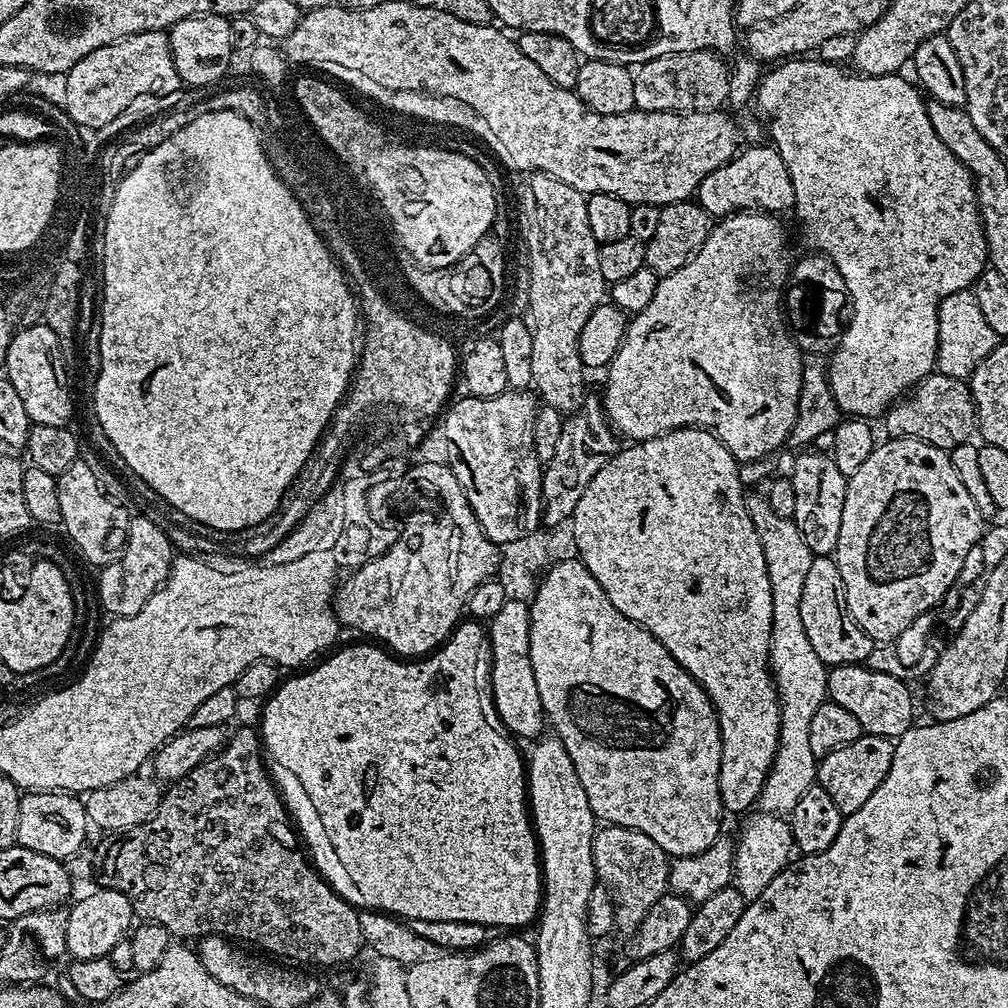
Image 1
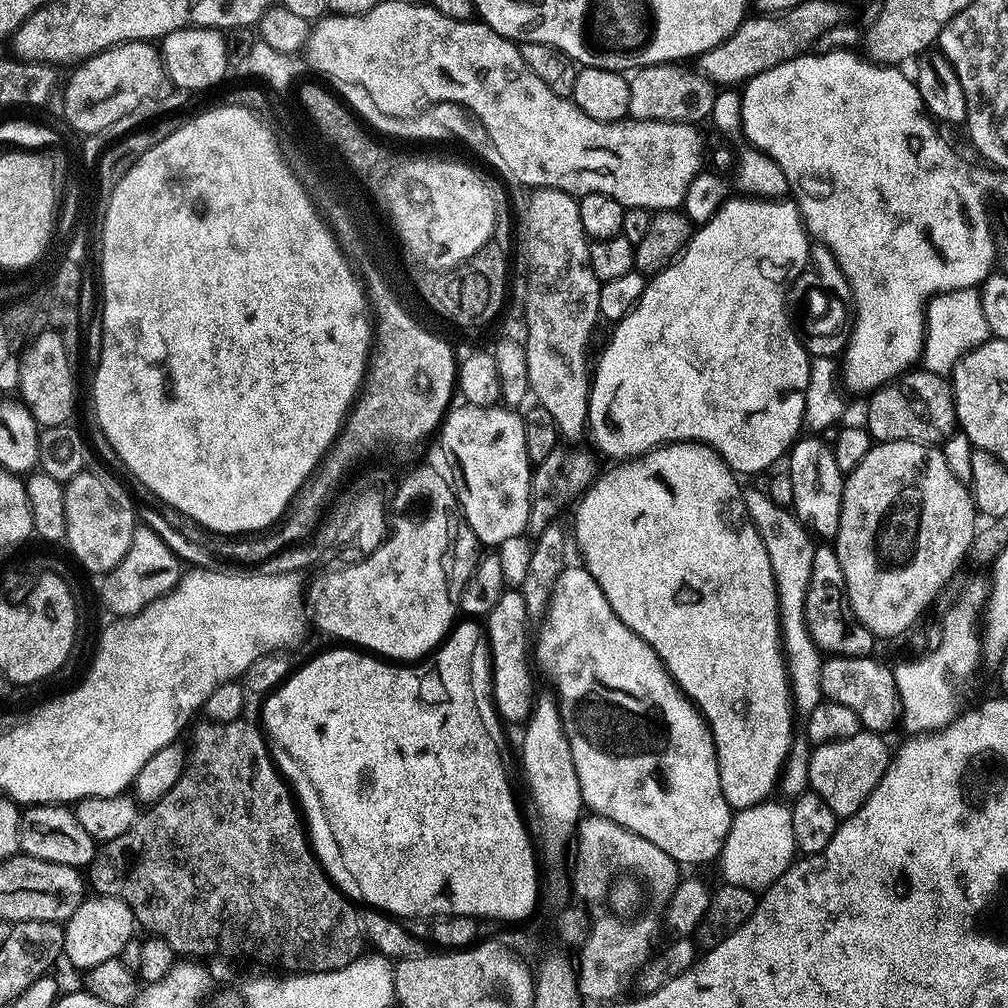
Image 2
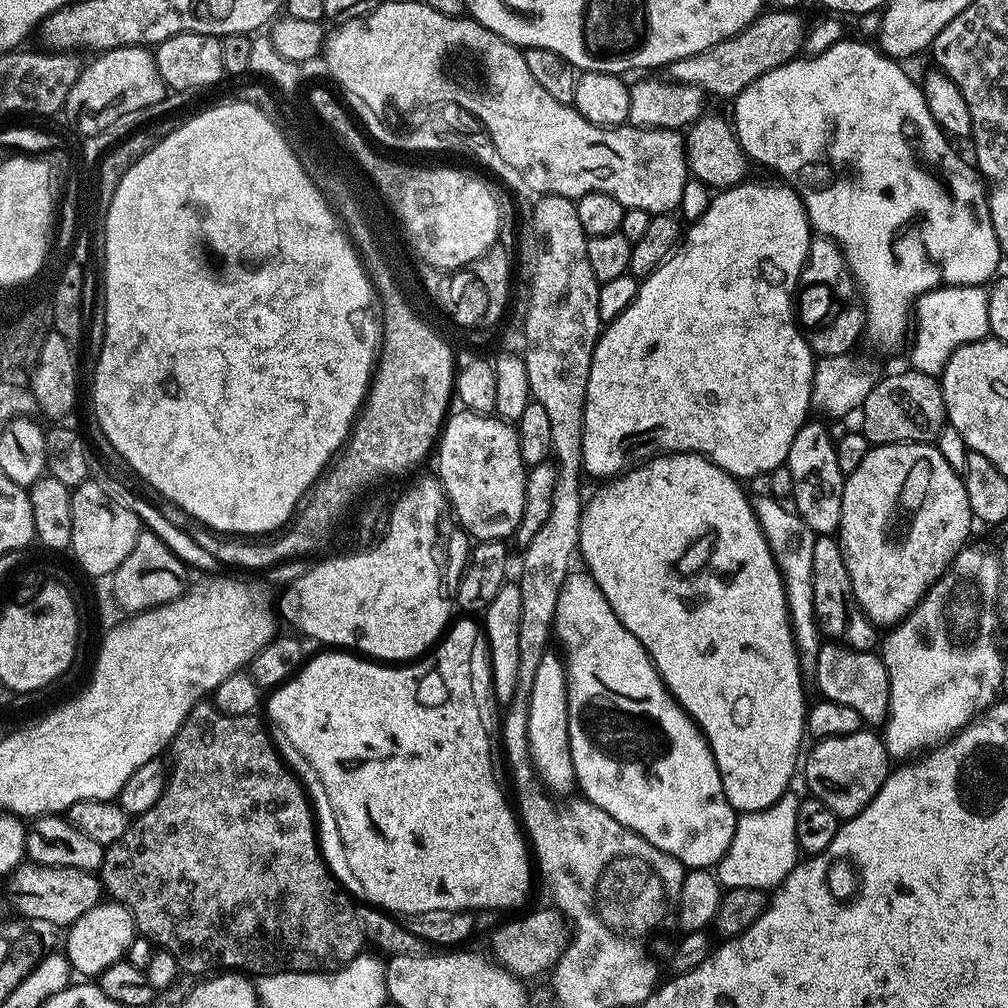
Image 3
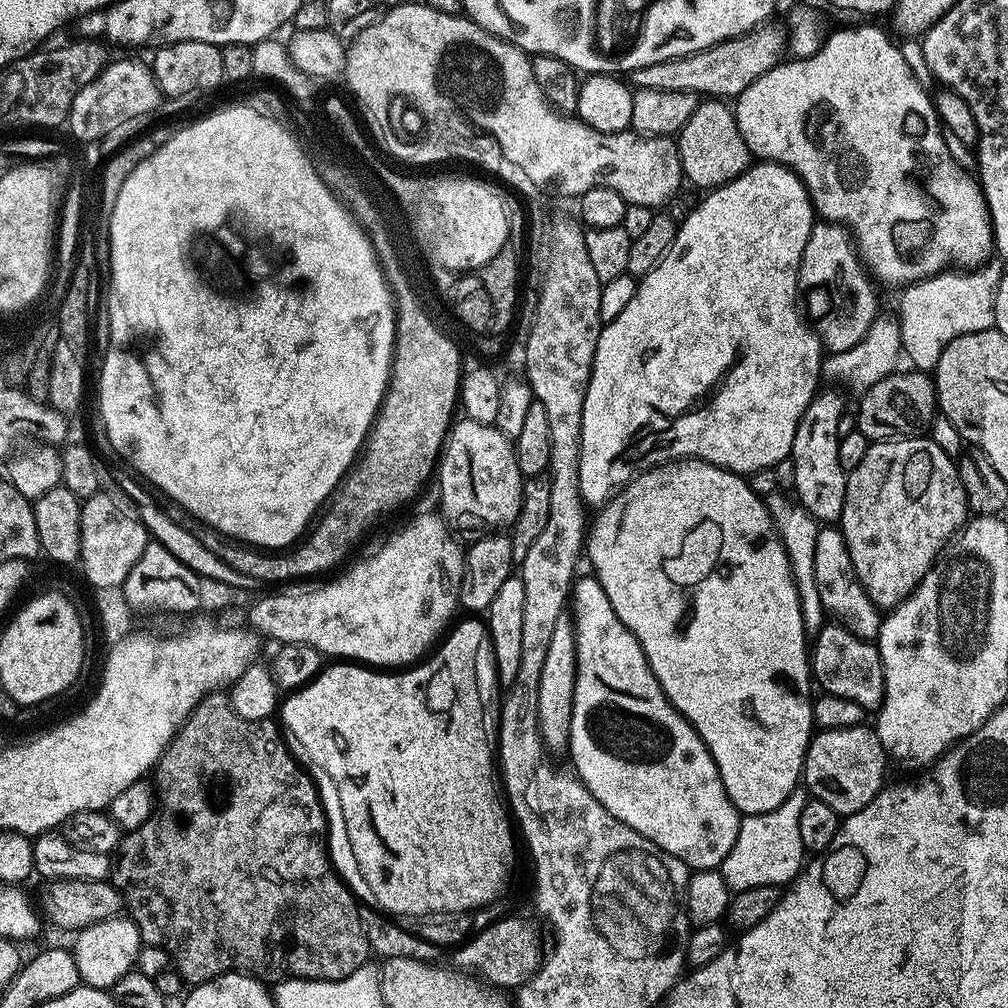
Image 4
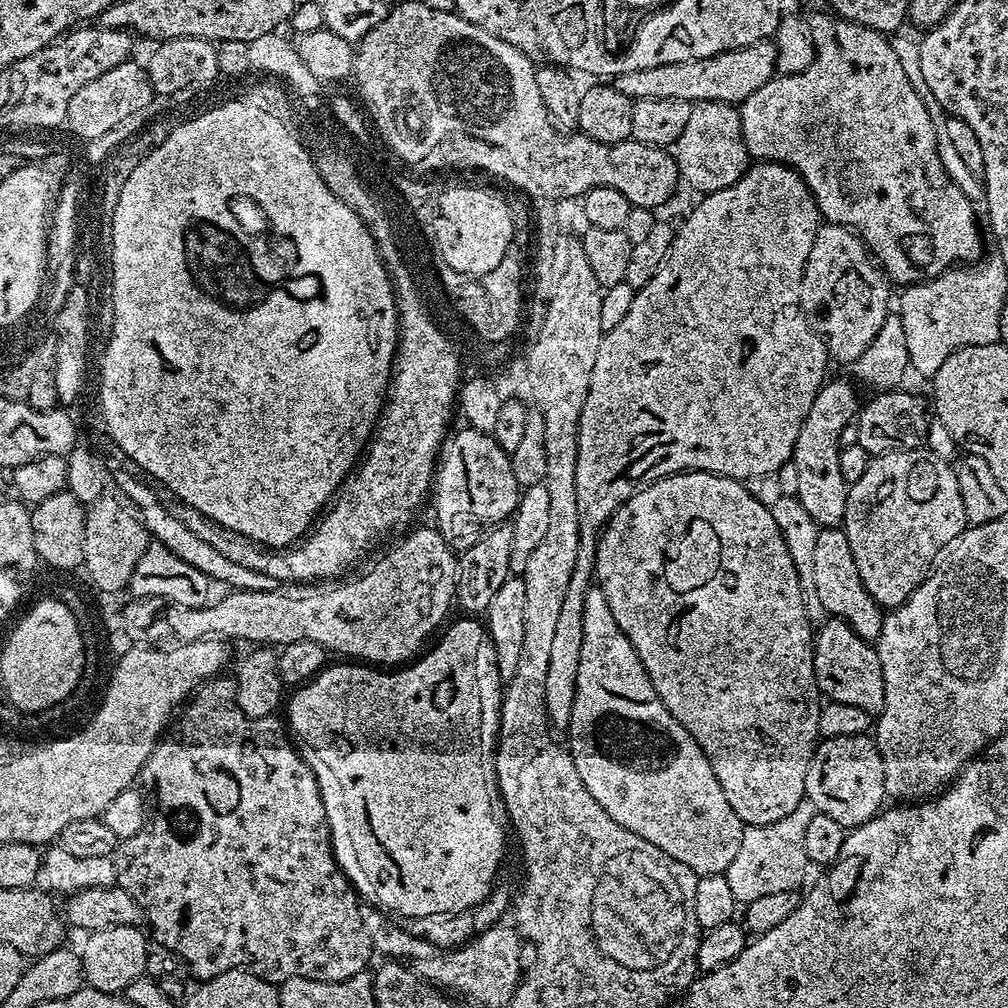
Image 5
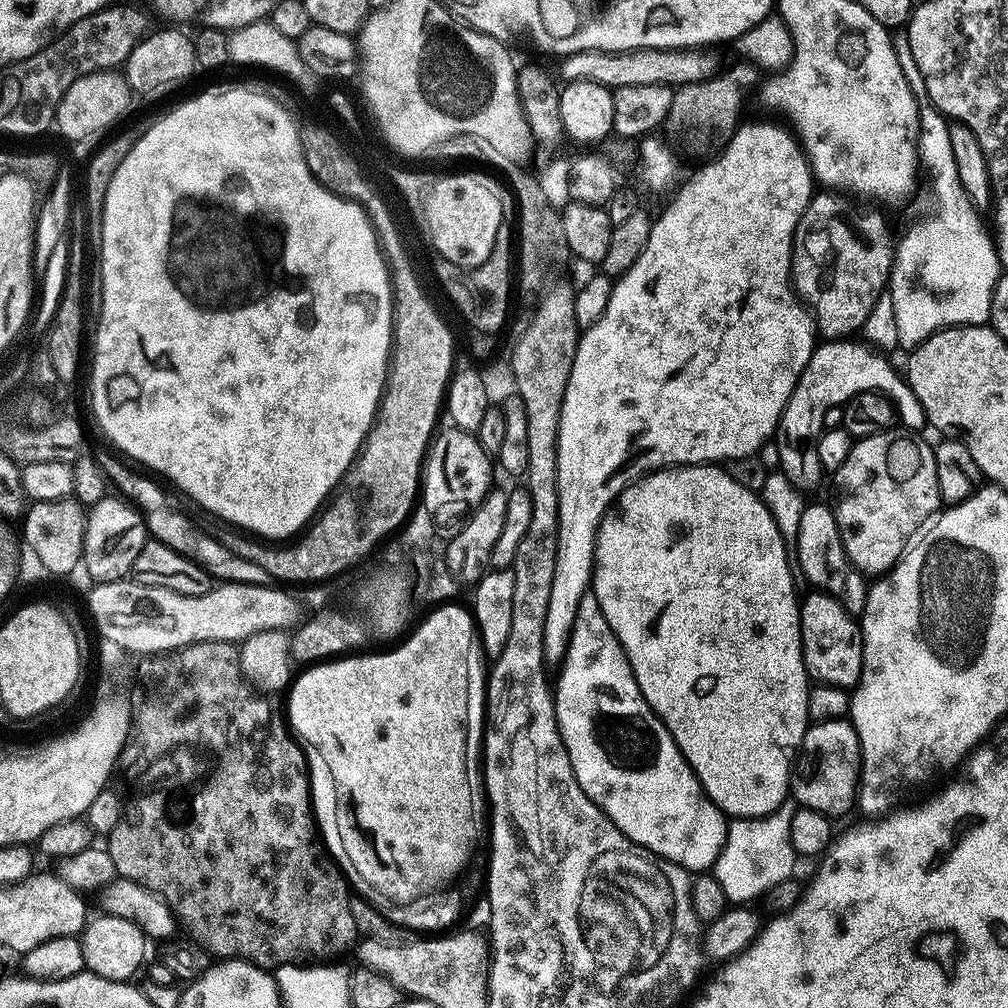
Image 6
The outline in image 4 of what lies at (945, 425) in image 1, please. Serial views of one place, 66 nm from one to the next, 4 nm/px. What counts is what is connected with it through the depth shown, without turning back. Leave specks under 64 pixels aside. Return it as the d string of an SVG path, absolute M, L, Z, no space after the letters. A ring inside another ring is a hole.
M903 370L892 373L867 389L856 413L856 428L871 443L897 439L920 438L931 431L938 412L935 381L923 371Z

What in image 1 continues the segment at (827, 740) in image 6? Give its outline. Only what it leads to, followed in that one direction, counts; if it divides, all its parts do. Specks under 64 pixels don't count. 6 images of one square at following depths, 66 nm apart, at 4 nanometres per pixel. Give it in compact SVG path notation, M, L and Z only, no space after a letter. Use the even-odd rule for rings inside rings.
M862 734L854 742L819 757L816 779L826 794L834 798L834 806L838 806L838 810L845 816L854 814L854 810L861 808L866 798L878 790L882 778L886 778L890 770L893 747L893 741L889 737Z

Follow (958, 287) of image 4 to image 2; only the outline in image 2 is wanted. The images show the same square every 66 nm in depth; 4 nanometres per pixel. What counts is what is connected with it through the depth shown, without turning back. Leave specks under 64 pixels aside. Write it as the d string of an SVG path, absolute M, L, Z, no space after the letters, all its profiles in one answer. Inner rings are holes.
M959 288L953 292L941 292L928 301L926 309L926 331L924 333L924 350L922 353L922 368L936 375L951 377L956 363L967 354L982 346L990 338L986 317L982 315L982 302L976 288Z

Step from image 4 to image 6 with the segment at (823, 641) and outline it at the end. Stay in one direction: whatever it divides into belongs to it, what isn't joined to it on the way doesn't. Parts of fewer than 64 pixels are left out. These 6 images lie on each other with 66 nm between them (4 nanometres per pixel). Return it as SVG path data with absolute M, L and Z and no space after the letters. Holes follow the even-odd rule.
M827 591L812 592L803 597L800 605L800 628L804 635L804 664L807 665L809 673L820 679L821 685L837 690L852 690L861 683L866 672L866 657L864 654L864 634L860 630L857 617L845 610L840 601Z

